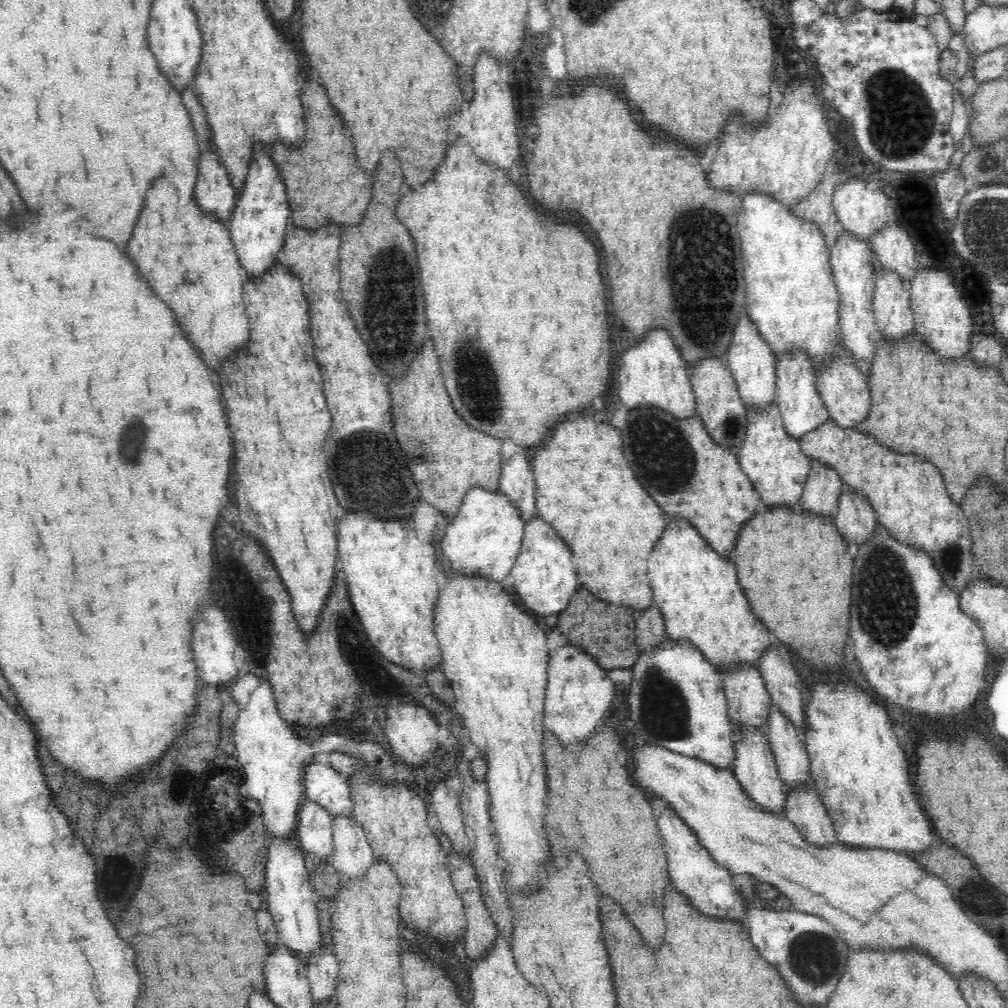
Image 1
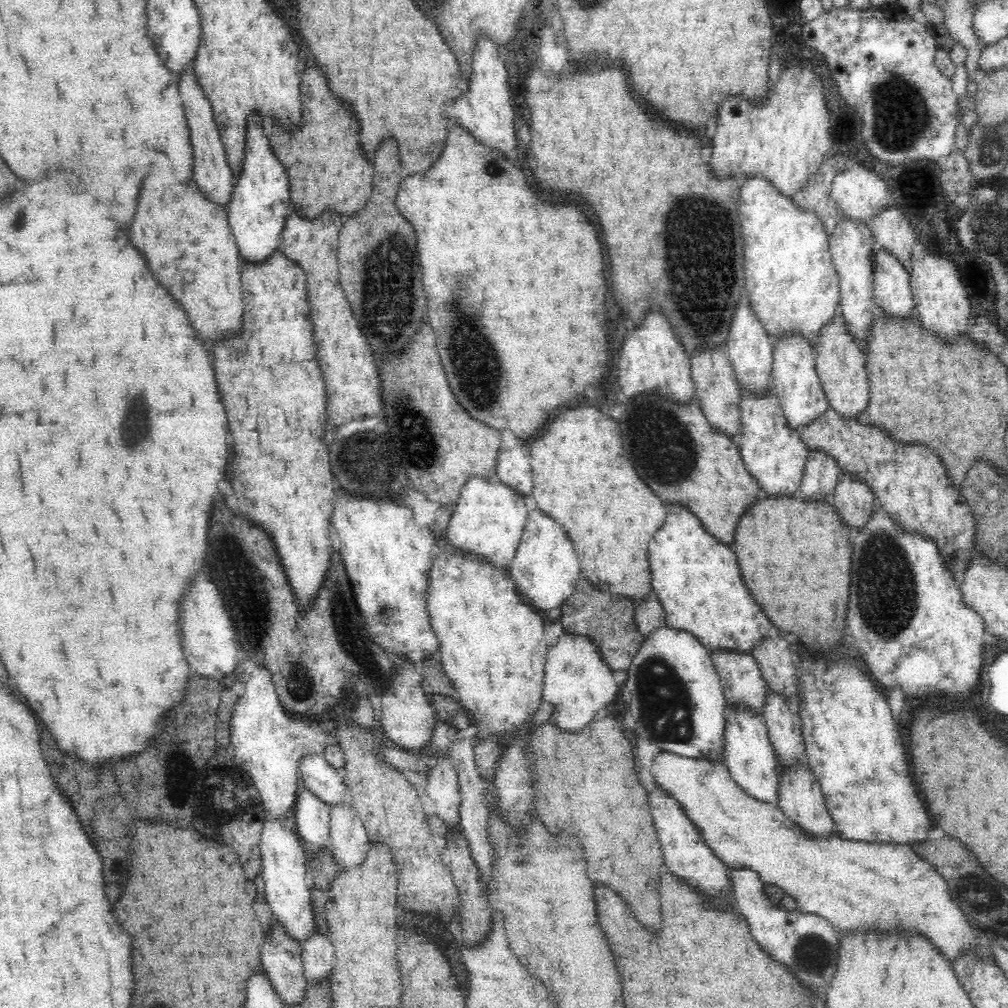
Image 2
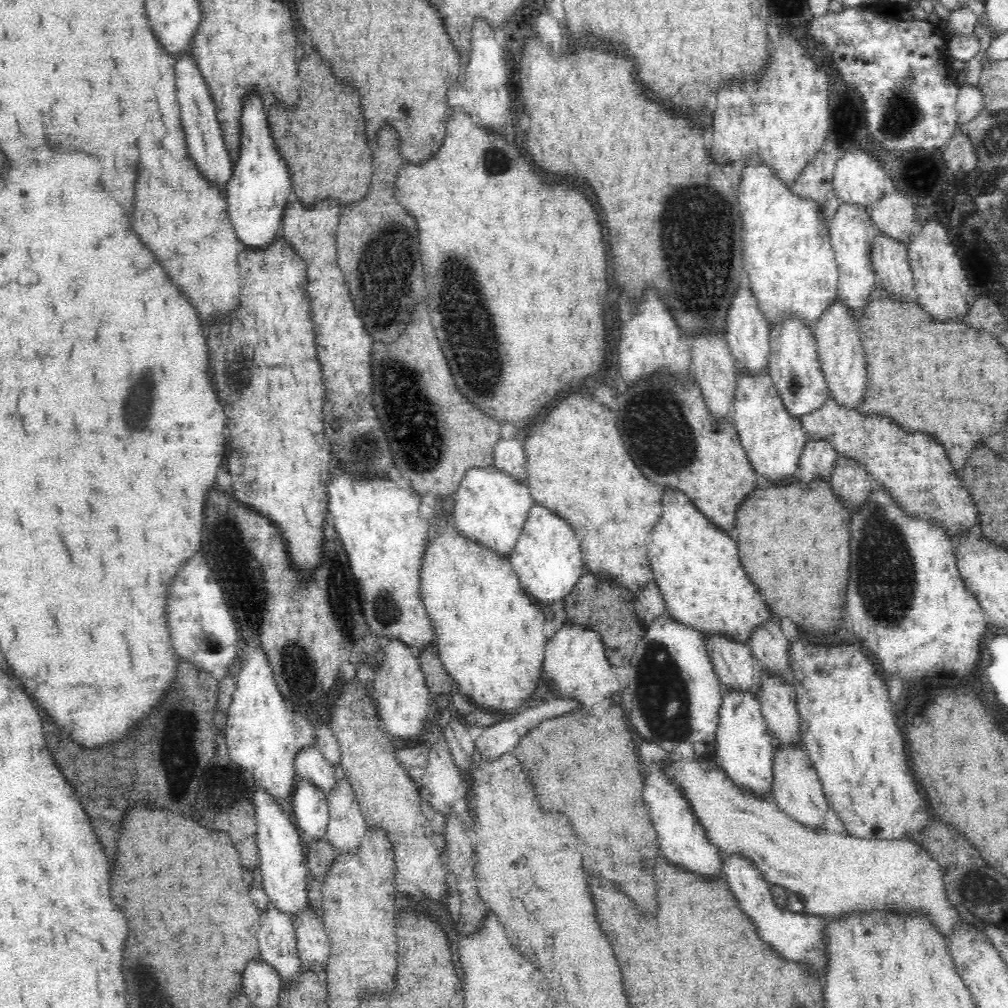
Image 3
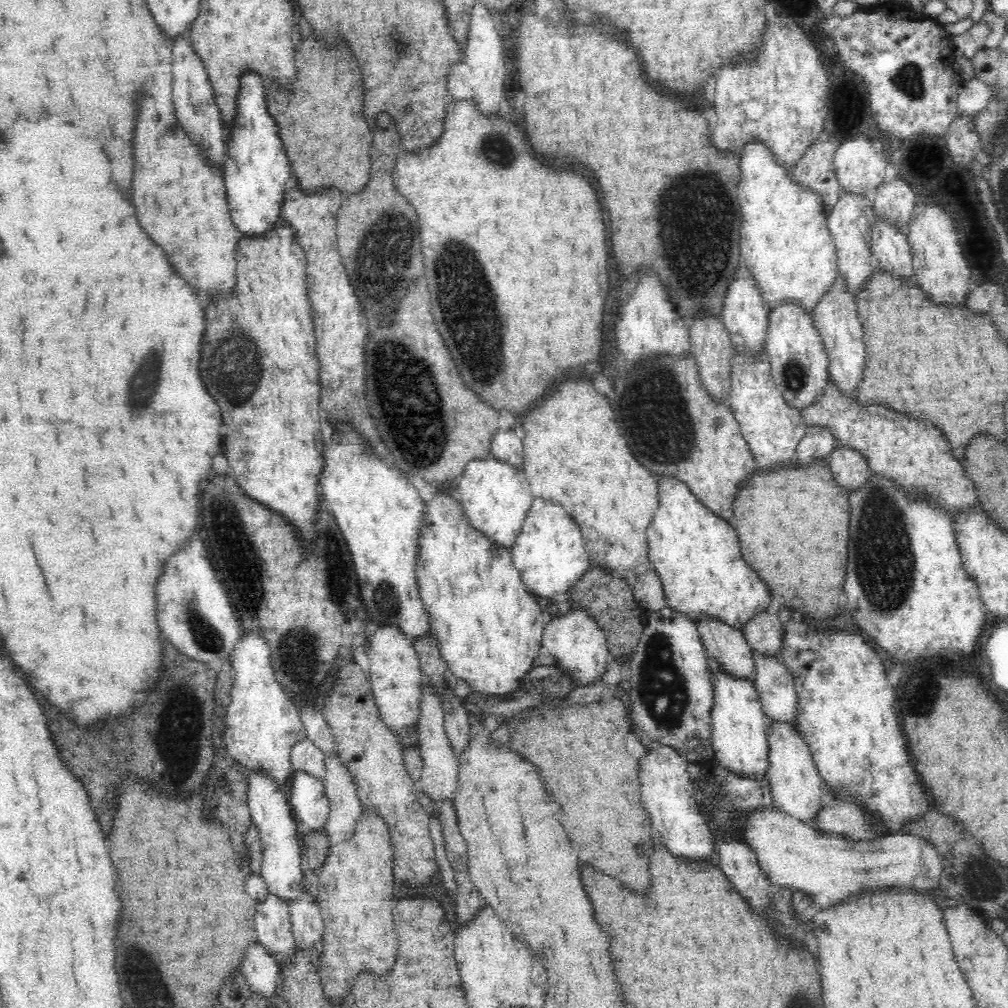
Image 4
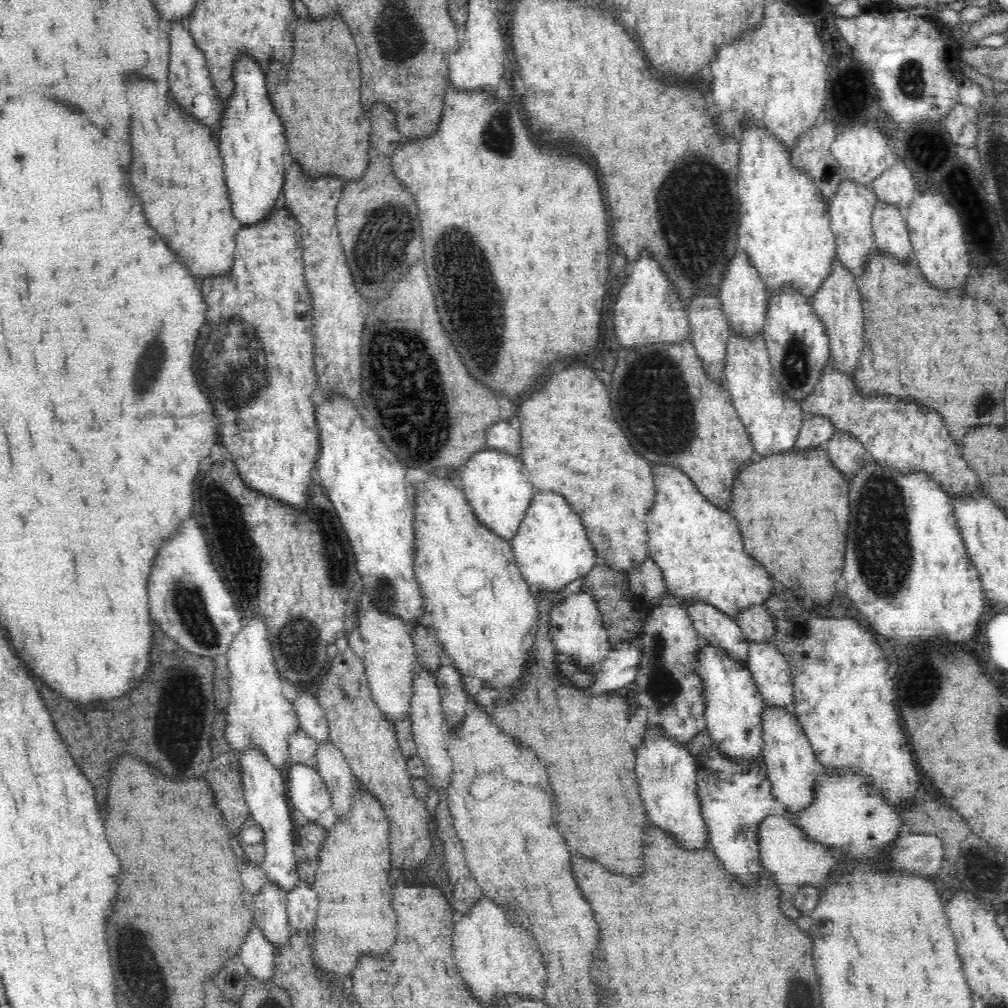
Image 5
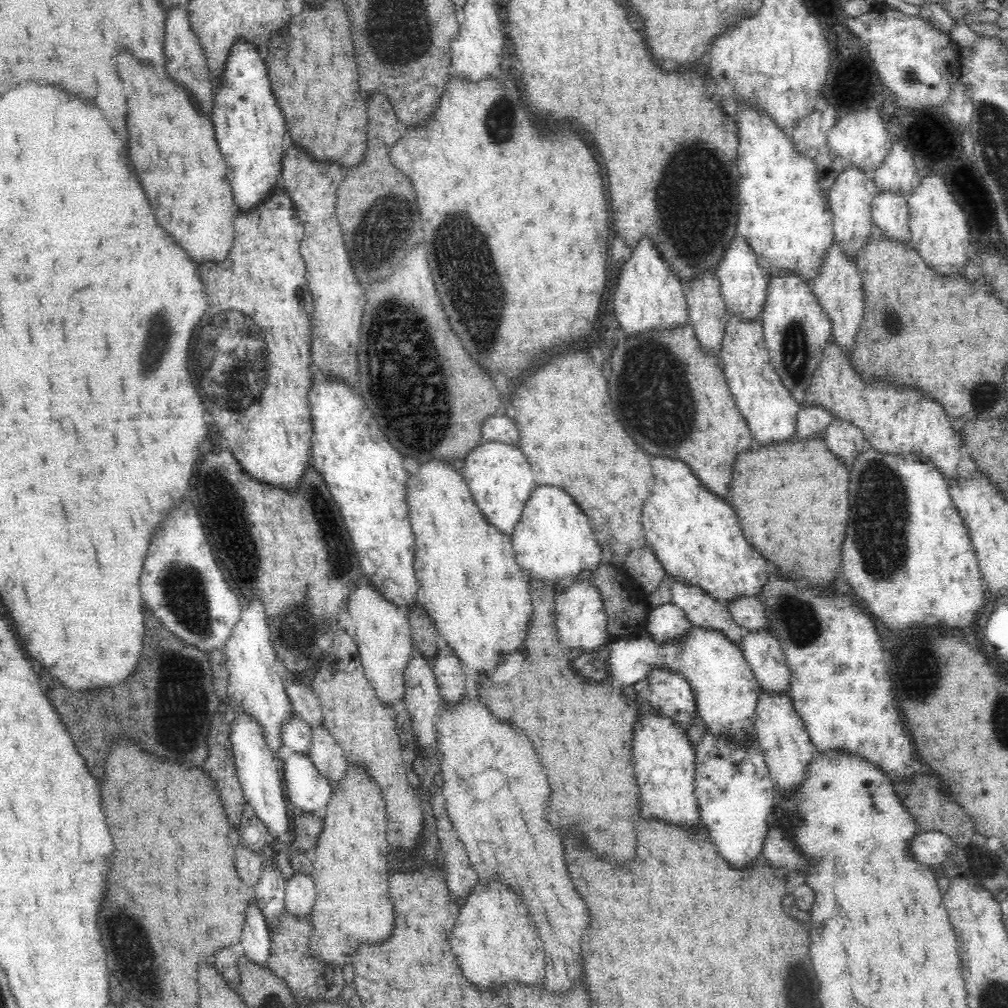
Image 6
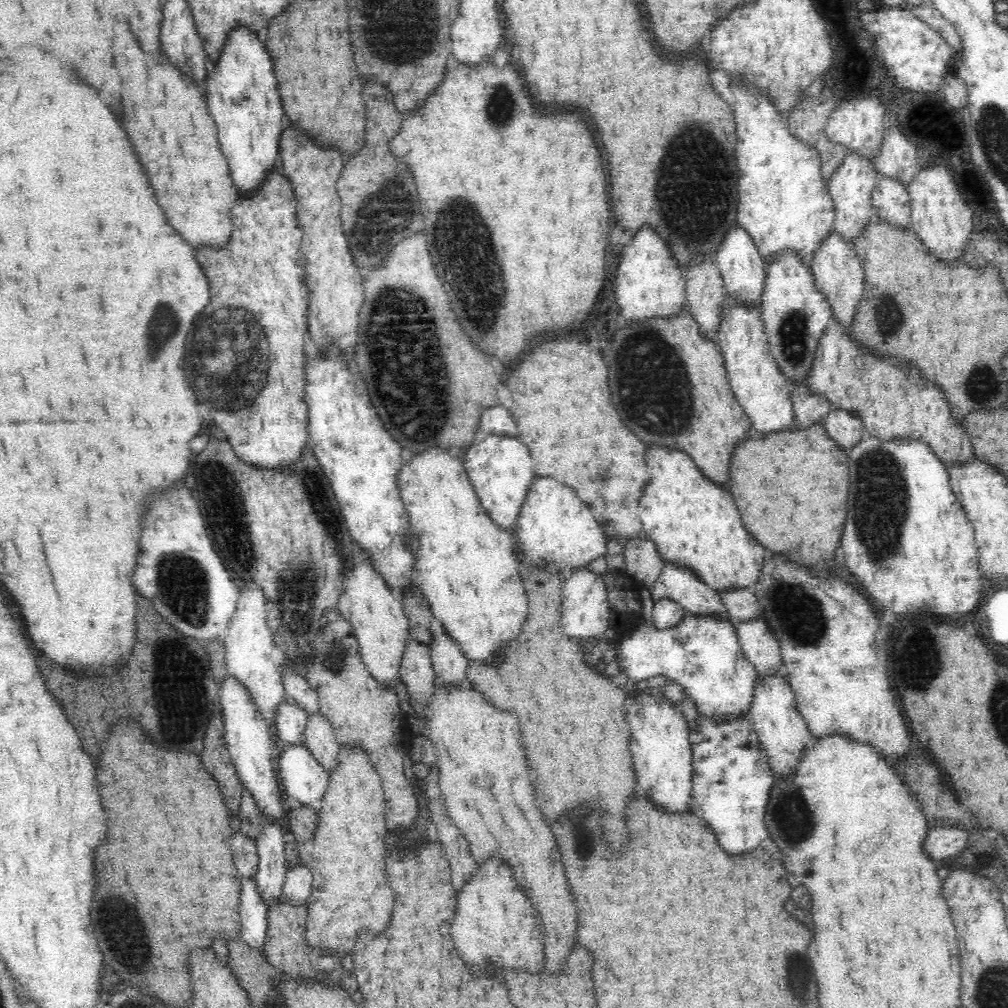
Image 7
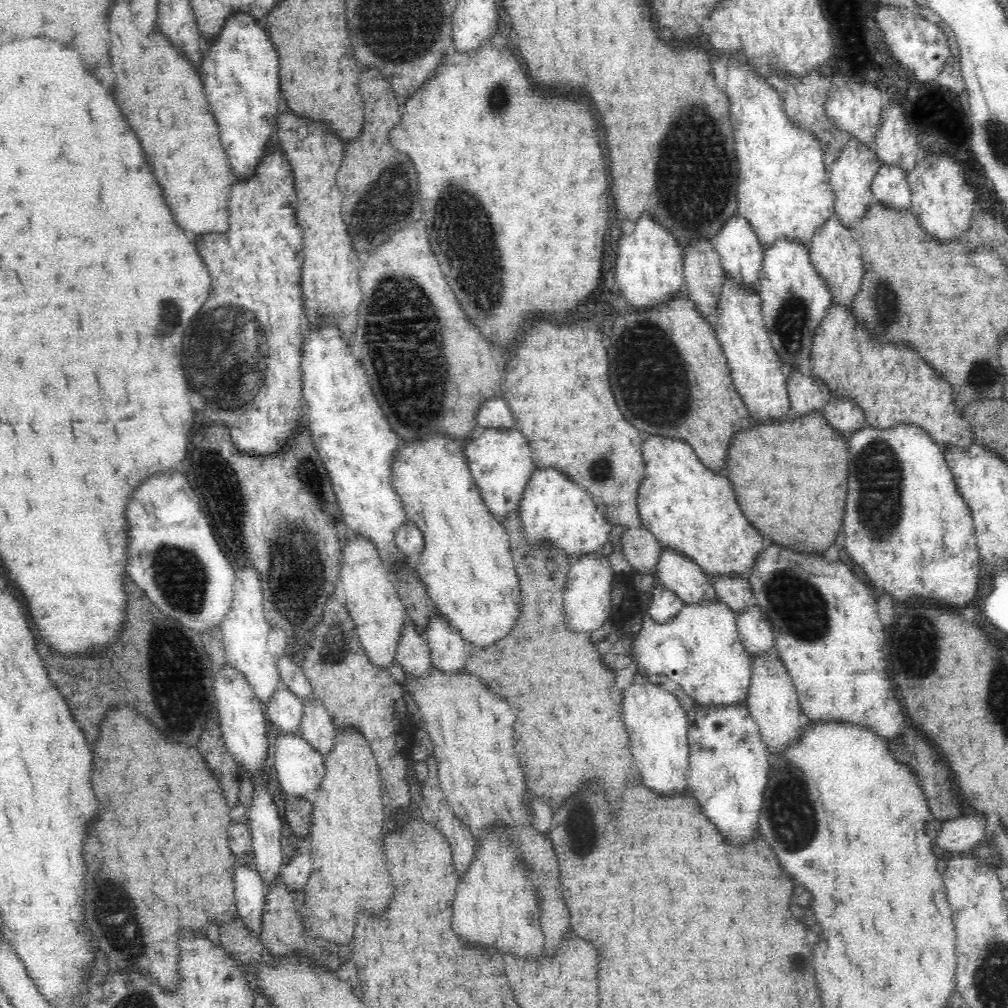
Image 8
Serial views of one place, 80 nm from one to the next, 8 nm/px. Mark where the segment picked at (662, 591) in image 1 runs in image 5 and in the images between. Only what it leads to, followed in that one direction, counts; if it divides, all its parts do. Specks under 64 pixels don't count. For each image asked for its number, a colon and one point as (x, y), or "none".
2: (696, 577)
3: (703, 583)
4: (696, 553)
5: (698, 546)

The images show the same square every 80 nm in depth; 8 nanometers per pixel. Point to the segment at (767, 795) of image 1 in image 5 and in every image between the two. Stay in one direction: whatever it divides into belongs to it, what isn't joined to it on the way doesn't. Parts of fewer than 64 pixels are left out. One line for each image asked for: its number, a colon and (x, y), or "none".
2: (747, 753)
3: (744, 746)
4: (738, 724)
5: (731, 701)

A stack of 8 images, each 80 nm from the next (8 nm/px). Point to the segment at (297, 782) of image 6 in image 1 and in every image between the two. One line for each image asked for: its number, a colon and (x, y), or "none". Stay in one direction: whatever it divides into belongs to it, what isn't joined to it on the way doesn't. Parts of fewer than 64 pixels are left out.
1: (313, 822)
2: (312, 816)
3: (311, 810)
4: (309, 803)
5: (307, 792)

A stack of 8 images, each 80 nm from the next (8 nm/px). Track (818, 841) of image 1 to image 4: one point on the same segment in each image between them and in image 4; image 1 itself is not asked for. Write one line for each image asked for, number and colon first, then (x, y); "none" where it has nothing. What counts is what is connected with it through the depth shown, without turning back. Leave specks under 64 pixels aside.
2: (800, 797)
3: (797, 790)
4: (794, 781)

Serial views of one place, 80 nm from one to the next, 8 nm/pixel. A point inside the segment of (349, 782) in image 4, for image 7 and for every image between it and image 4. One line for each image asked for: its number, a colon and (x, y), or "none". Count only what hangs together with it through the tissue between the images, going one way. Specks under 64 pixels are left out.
5: (330, 763)
6: (326, 754)
7: (319, 737)

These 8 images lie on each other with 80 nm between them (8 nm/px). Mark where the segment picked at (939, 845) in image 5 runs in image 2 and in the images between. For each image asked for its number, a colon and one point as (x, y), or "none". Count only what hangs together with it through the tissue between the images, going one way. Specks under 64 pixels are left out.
2: (855, 885)
3: (832, 873)
4: (793, 855)

